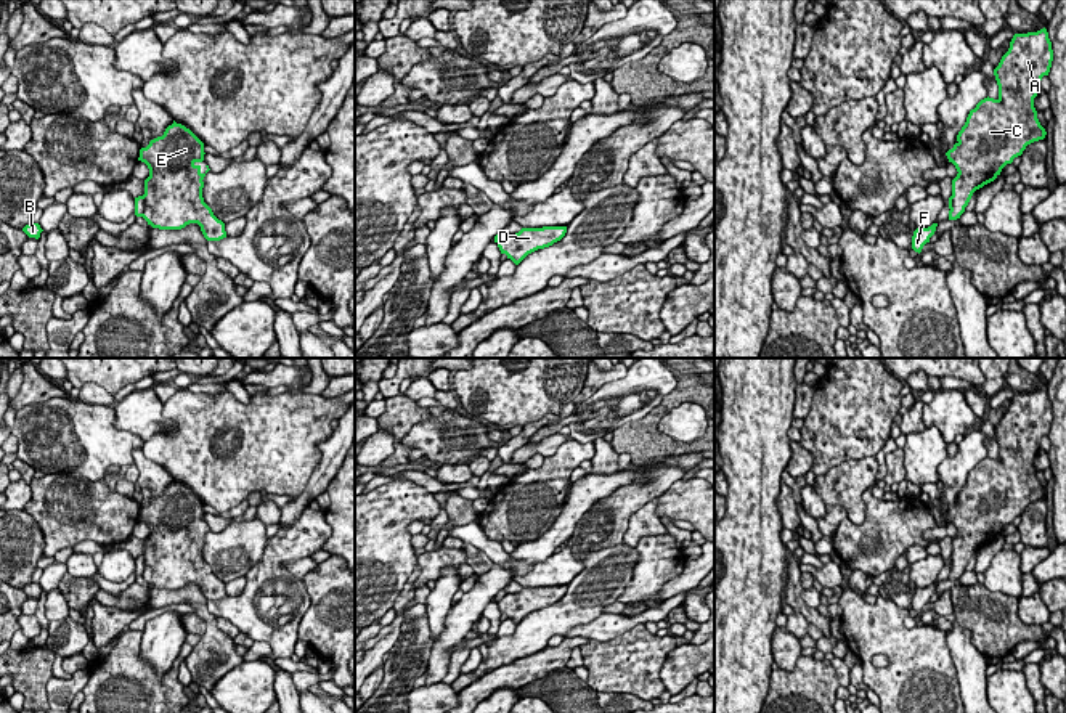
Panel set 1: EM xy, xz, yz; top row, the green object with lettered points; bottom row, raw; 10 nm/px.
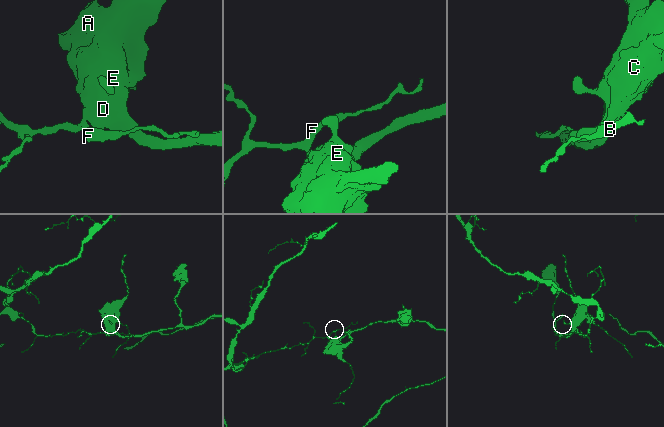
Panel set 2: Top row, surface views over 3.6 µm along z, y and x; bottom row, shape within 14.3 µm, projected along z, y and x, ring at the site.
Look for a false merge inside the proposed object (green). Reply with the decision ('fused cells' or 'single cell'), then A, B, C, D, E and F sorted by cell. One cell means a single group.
fused cells; groups A C D E / B F

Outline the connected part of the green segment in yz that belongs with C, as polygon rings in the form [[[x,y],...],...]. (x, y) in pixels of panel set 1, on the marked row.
[[[1047,29],[1015,34],[994,75],[999,98],[984,98],[970,111],[957,143],[946,153],[957,169],[949,220],[965,212],[973,193],[994,181],[1007,164],[1047,132],[1037,119],[1034,98],[1053,61]]]

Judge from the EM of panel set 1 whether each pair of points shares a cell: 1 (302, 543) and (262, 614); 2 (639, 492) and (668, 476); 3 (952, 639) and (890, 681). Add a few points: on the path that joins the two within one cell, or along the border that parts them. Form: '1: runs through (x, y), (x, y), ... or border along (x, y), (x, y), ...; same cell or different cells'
1: runs through (283, 554), (260, 585), (260, 594); same cell
2: runs through (646, 487), (662, 477); same cell
3: border along (944, 631), (944, 641), (957, 678); different cells

